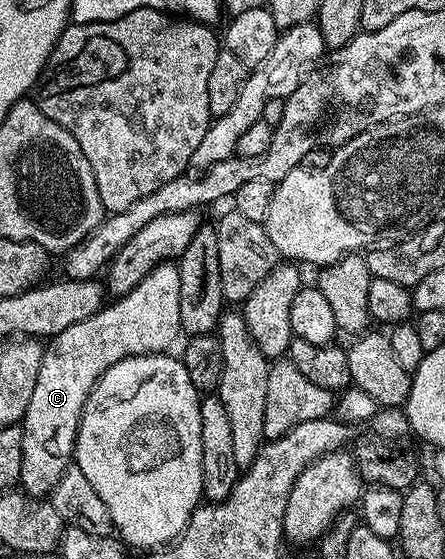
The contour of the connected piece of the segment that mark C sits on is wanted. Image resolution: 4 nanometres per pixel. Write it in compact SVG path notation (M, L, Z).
M164 262L150 269L149 275L143 277L125 296L106 303L91 318L83 318L83 322L75 322L75 326L67 326L67 330L51 337L44 345L45 353L39 362L39 378L35 378L35 391L31 394L31 402L27 402L25 417L19 425L23 446L19 484L30 497L41 498L52 493L59 478L71 467L77 446L77 427L87 398L92 394L101 375L115 362L128 356L146 356L148 352L172 349L169 347L182 332L179 318L179 267L176 263Z

